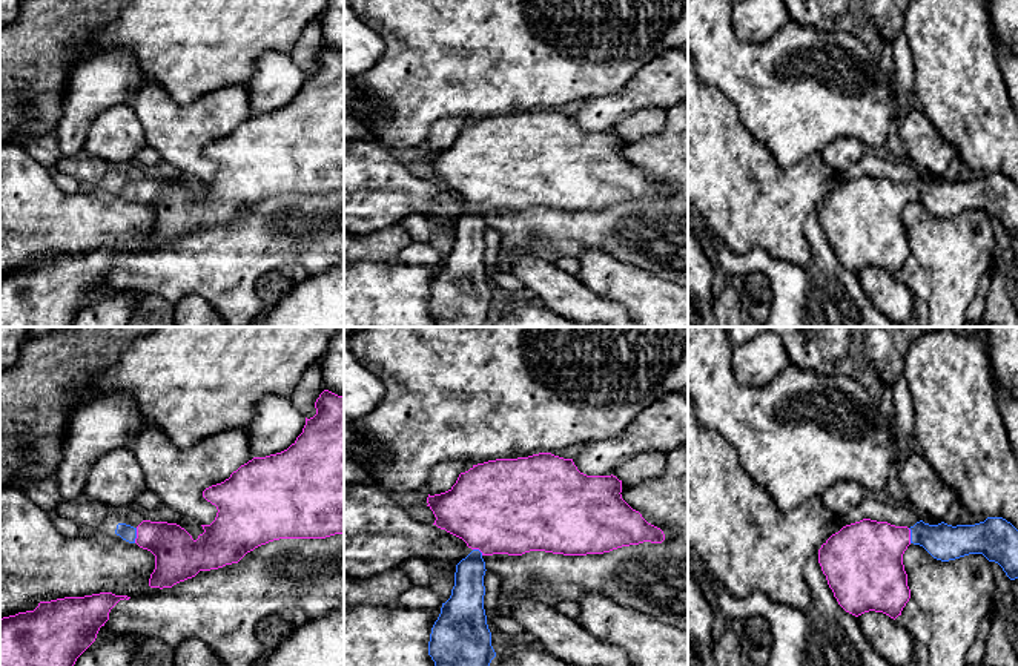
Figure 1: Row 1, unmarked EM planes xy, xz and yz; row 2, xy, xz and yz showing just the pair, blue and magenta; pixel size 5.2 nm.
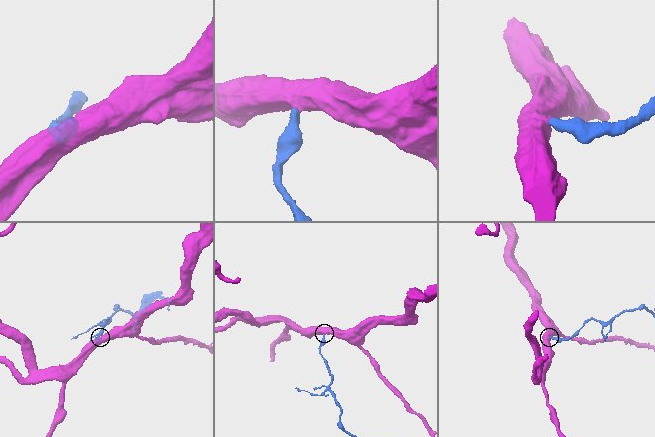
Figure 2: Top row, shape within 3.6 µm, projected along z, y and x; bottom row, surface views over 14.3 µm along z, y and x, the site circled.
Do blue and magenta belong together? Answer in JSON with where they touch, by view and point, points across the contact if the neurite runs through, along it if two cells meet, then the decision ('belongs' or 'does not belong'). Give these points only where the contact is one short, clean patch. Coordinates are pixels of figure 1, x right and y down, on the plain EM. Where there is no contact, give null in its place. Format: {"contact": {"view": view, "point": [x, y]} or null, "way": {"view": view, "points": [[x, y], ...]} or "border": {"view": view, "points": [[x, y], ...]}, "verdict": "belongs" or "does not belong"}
{"contact": {"view": "xy", "point": [135, 192]}, "way": {"view": "xy", "points": [[128, 189], [135, 192], [155, 192], [177, 212]]}, "verdict": "belongs"}

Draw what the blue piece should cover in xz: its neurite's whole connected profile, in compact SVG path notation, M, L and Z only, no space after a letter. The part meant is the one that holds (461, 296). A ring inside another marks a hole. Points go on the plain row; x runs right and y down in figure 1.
M539 109L496 115L461 129L445 149L427 153L441 186L462 195L473 207L456 221L454 242L442 259L428 298L436 327L487 327L496 308L484 265L484 212L522 212L545 207L564 212L603 210L643 198L662 199L665 190L622 155L616 132L587 132L573 115Z

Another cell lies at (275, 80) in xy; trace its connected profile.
M267 51L255 61L252 77L246 84L249 107L253 114L281 109L295 100L304 81L304 71L289 54Z

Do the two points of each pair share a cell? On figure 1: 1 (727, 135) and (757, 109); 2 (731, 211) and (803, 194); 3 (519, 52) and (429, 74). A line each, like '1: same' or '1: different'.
1: different
2: same
3: same

